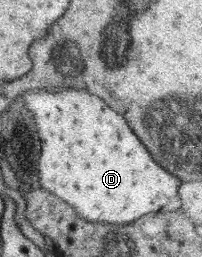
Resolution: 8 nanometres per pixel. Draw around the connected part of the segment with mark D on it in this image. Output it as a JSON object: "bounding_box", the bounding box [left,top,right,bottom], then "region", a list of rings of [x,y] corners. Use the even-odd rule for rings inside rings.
{"bounding_box":[21,89,180,225],"region":[[[80,89],[58,91],[27,91],[21,95],[23,106],[32,113],[40,137],[38,177],[40,189],[48,191],[64,203],[68,203],[77,218],[86,222],[103,222],[109,225],[127,225],[147,214],[175,211],[180,207],[176,189],[180,181],[156,165],[136,135],[130,131],[122,115],[114,113],[98,97]]]}

